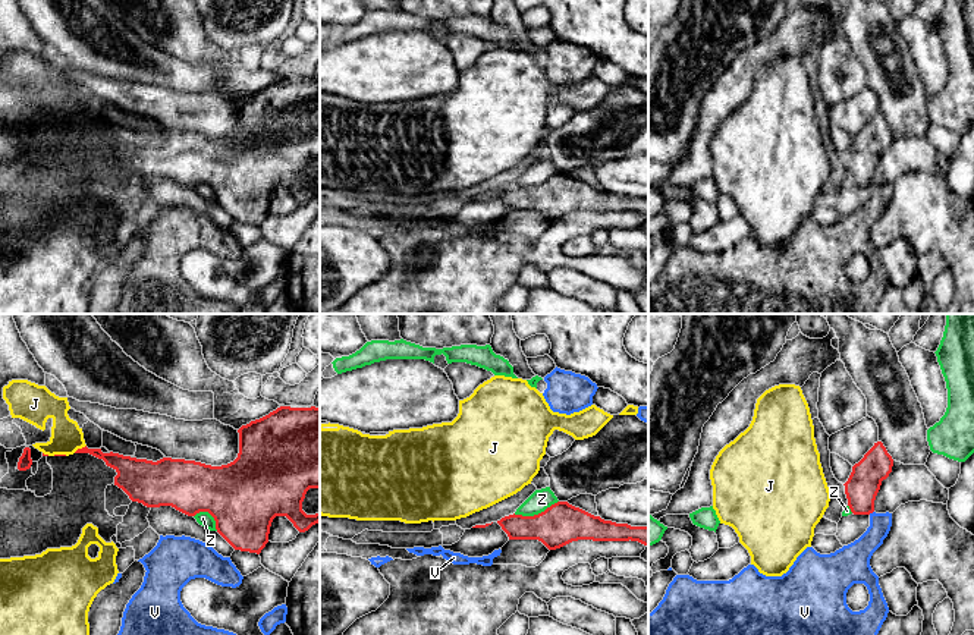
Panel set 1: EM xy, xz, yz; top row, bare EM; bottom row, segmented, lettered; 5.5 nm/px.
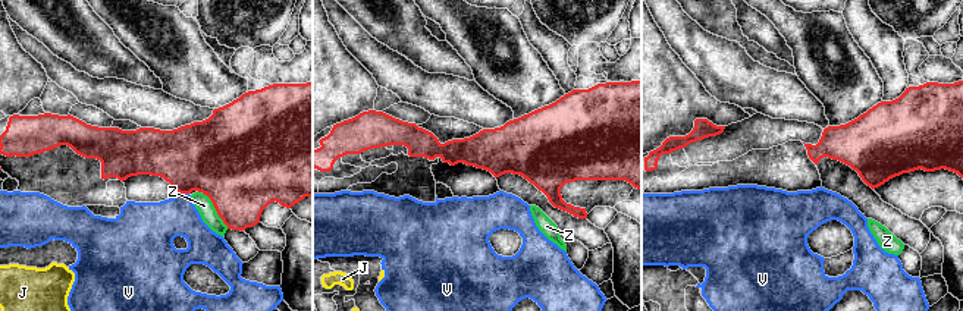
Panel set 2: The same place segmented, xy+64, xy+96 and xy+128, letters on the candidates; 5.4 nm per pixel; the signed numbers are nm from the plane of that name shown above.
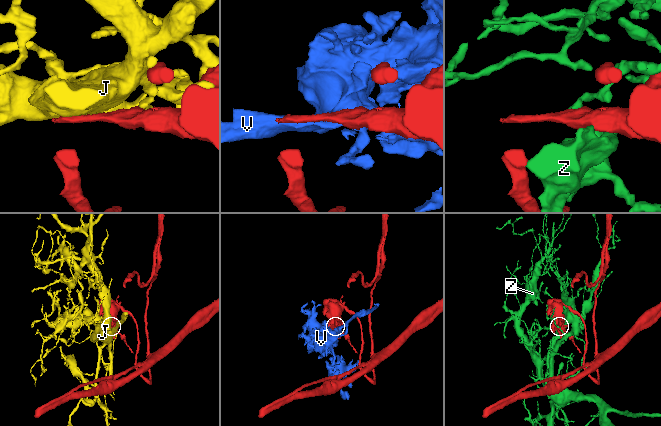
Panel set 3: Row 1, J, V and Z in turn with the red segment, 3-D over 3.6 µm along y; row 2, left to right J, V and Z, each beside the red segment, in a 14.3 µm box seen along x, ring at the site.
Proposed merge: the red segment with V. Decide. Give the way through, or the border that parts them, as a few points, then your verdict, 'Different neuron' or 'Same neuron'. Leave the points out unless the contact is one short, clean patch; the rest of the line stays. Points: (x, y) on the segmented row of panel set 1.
Path across: yz (866, 478), (866, 506), (870, 512), (874, 536), (857, 555). Same neuron

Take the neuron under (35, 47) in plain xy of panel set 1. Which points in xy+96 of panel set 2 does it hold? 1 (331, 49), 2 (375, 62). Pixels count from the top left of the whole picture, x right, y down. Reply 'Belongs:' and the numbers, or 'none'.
Belongs: 1

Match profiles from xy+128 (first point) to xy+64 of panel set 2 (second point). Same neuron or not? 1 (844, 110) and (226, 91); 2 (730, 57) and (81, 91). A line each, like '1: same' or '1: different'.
1: same
2: same

